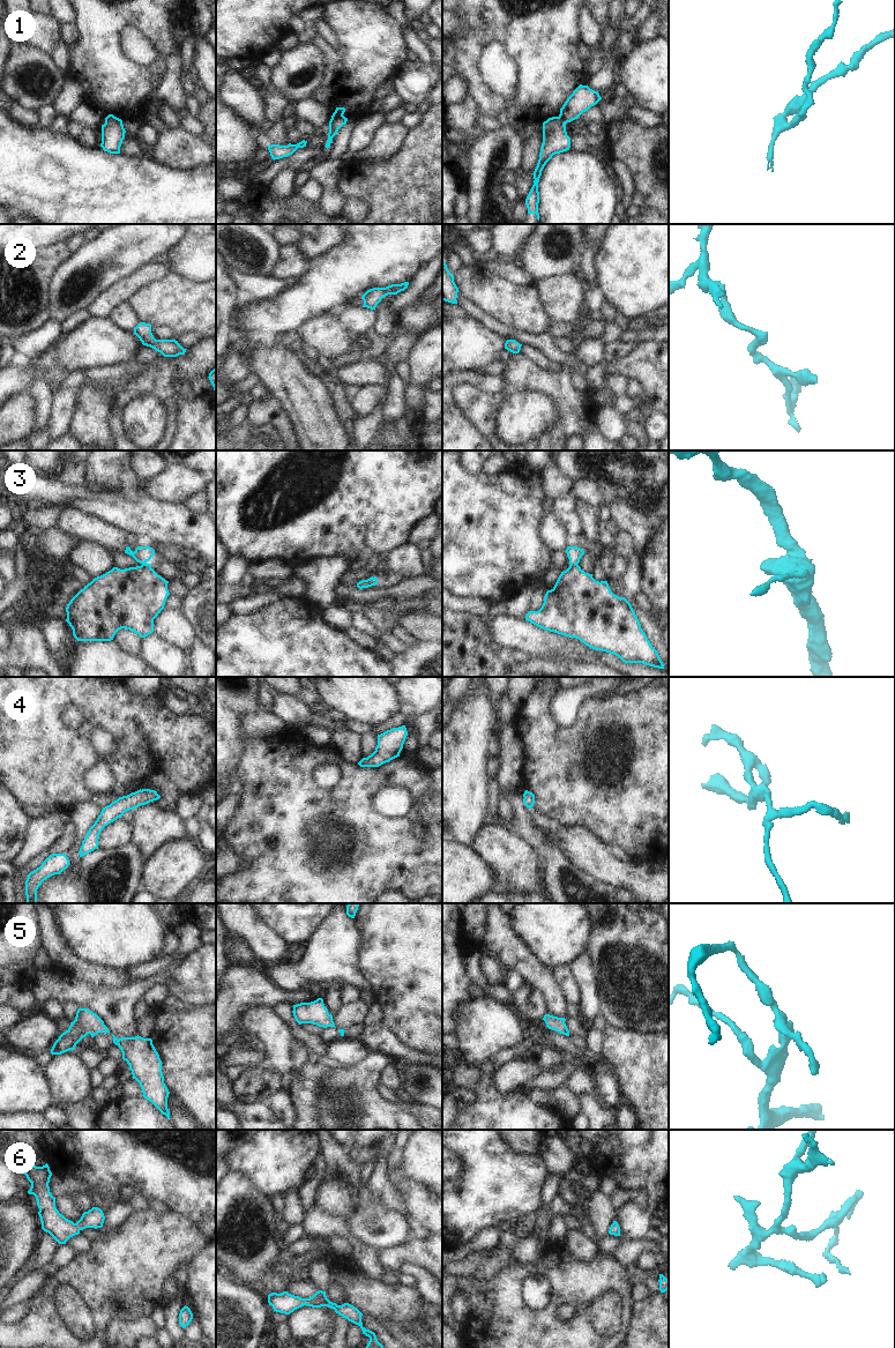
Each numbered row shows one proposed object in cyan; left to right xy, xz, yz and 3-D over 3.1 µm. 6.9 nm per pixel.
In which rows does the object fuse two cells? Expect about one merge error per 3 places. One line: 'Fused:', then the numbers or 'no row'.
Fused: 1, 3

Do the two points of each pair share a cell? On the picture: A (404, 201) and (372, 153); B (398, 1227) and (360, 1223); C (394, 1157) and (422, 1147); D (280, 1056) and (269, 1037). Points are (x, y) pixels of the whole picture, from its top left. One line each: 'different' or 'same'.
A: different
B: same
C: different
D: same

